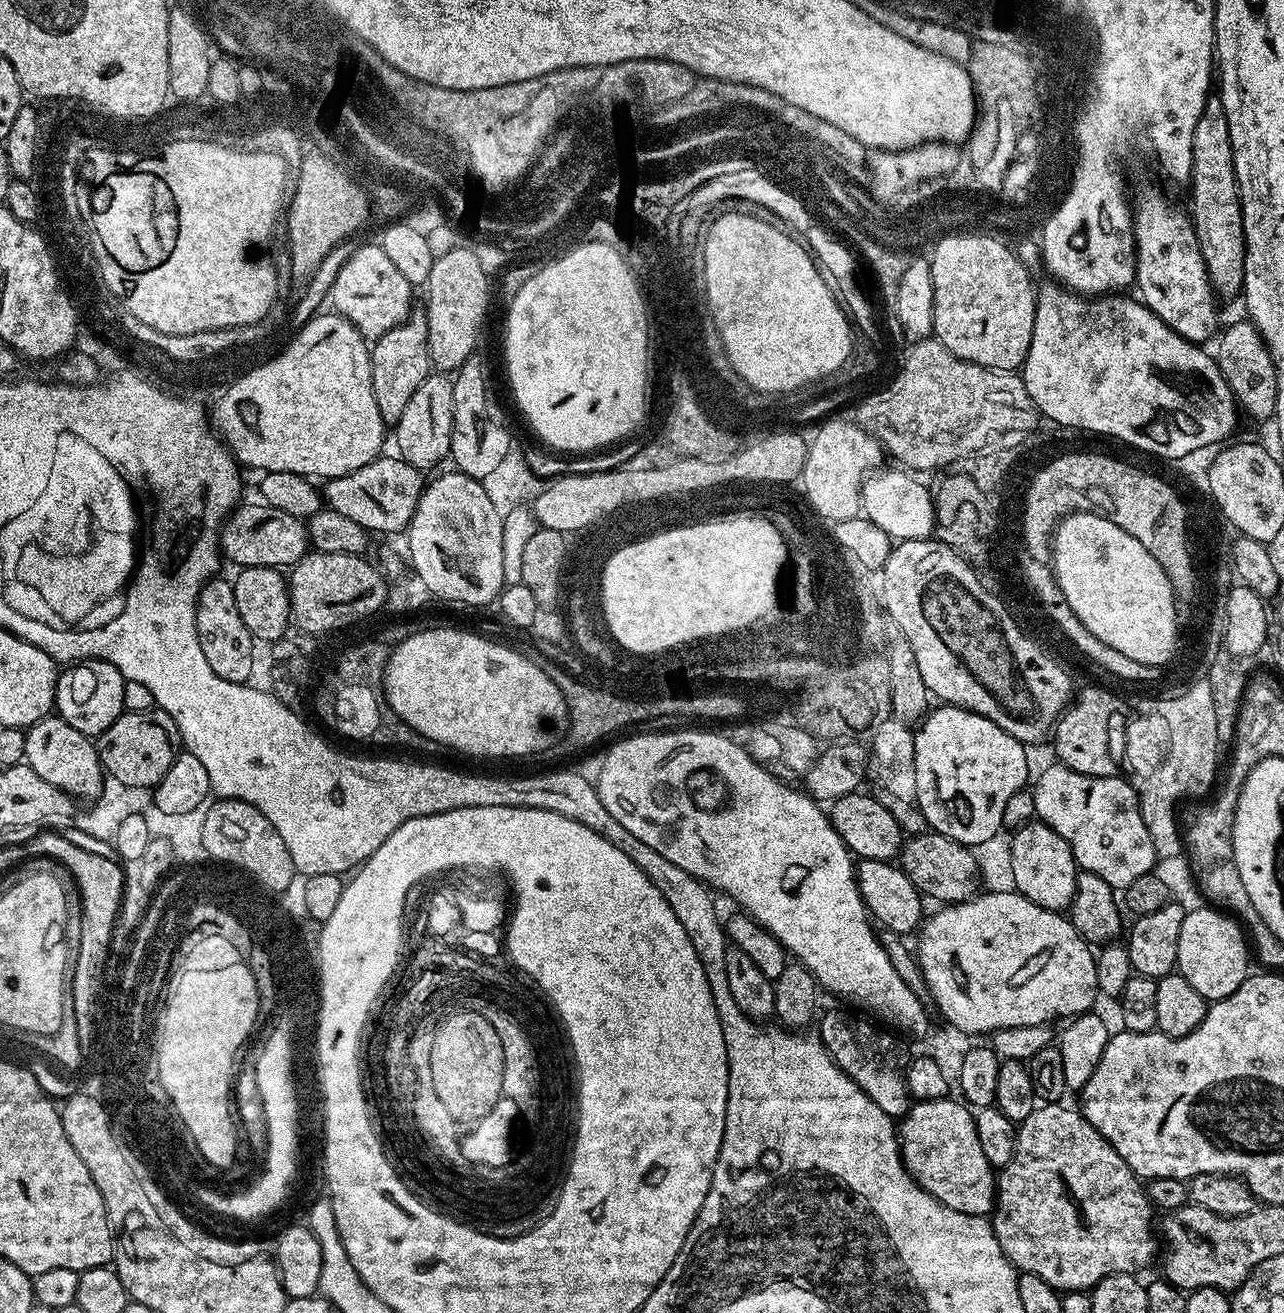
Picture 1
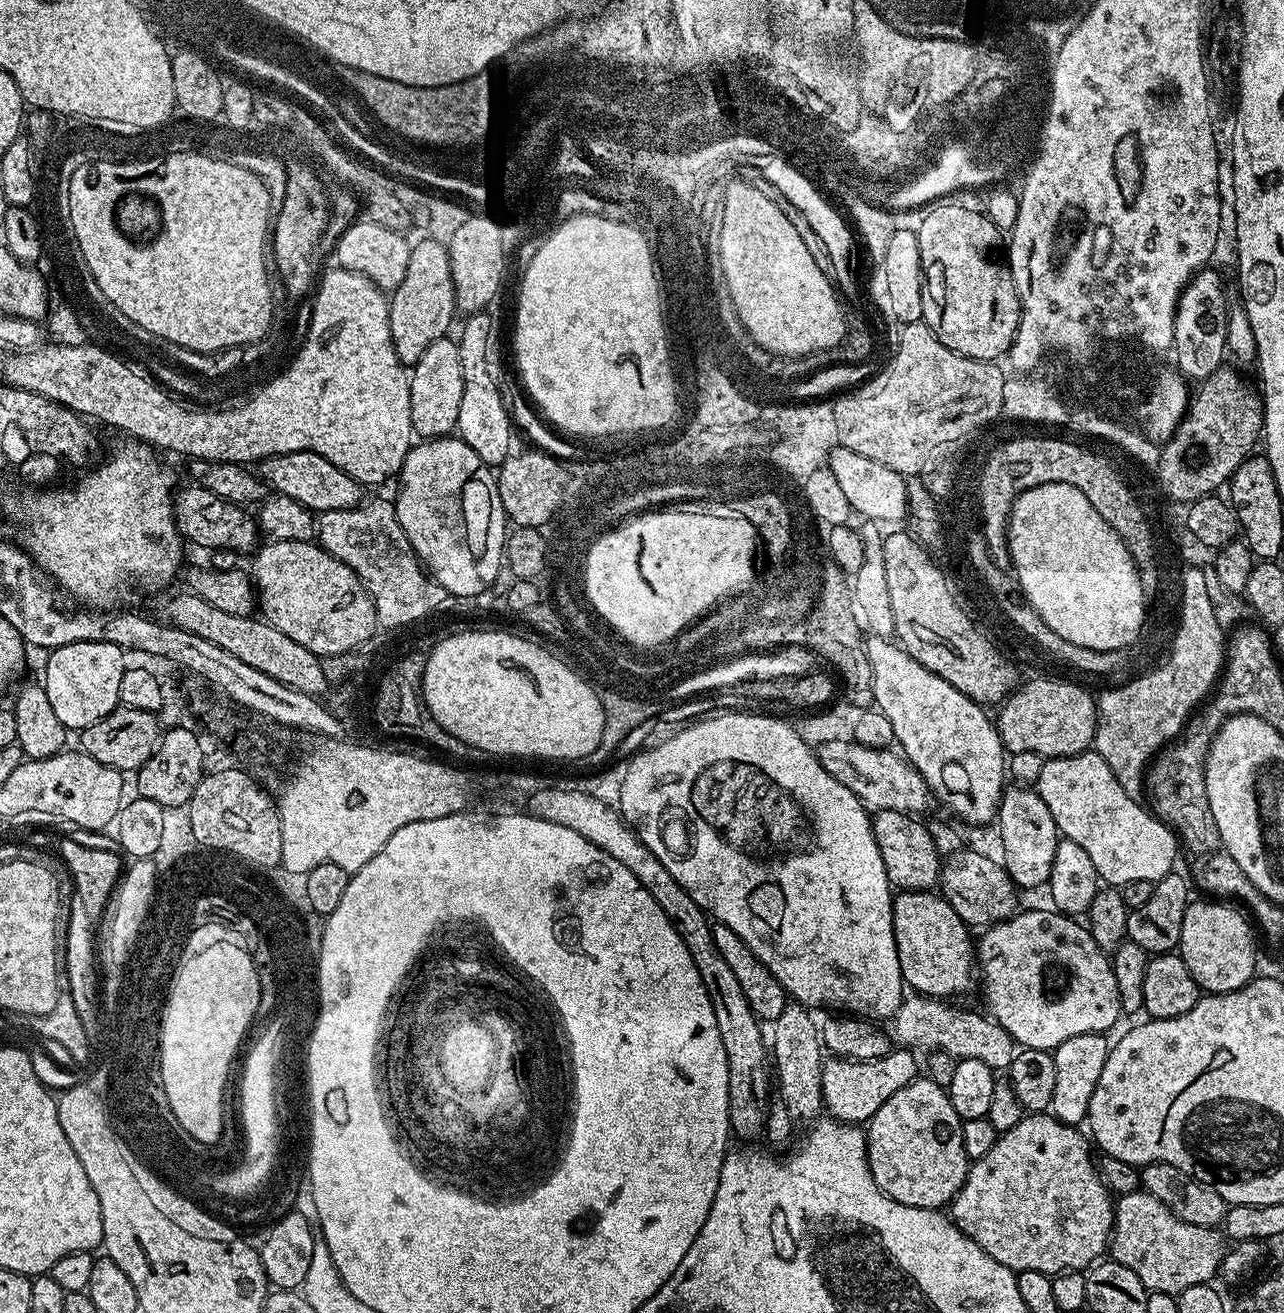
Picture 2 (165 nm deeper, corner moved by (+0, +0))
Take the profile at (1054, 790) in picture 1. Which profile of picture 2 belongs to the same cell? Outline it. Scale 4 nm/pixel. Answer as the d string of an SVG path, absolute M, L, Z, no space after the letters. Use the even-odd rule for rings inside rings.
M1089 750L1077 756L1053 756L1045 759L1042 774L1038 774L1034 791L1046 802L1046 810L1056 823L1056 831L1063 839L1078 842L1082 850L1094 862L1097 877L1105 885L1123 886L1126 882L1157 881L1172 871L1178 857L1176 844L1178 836L1175 831L1164 824L1140 800L1130 798L1122 786L1118 786L1118 778L1106 766L1103 758L1095 750Z

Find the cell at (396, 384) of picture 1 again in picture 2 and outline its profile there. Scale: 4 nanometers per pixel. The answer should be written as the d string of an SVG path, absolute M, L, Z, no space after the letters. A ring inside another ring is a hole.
M427 239L411 245L406 278L402 278L398 287L391 289L388 301L390 338L400 363L405 366L415 366L418 358L426 354L426 346L430 346L430 342L445 339L452 319L458 316L456 287L452 281L447 247L439 239Z

